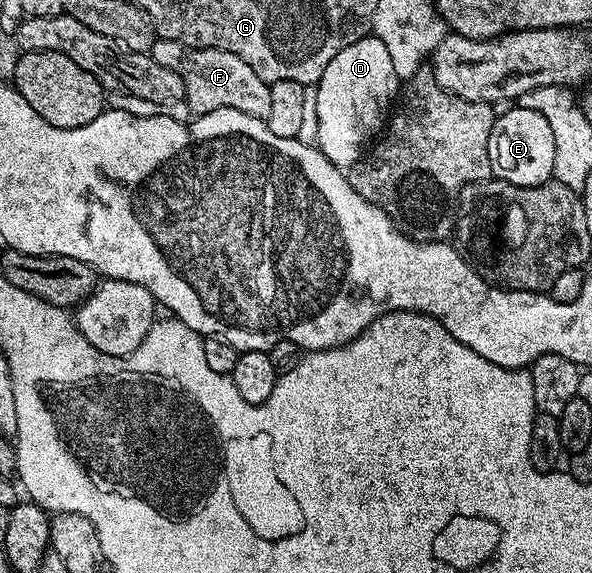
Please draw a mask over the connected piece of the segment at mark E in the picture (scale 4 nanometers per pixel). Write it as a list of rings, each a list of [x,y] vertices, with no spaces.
[[[511,106],[507,113],[496,115],[489,138],[491,176],[526,188],[536,188],[554,177],[555,143],[549,122],[537,110]]]

